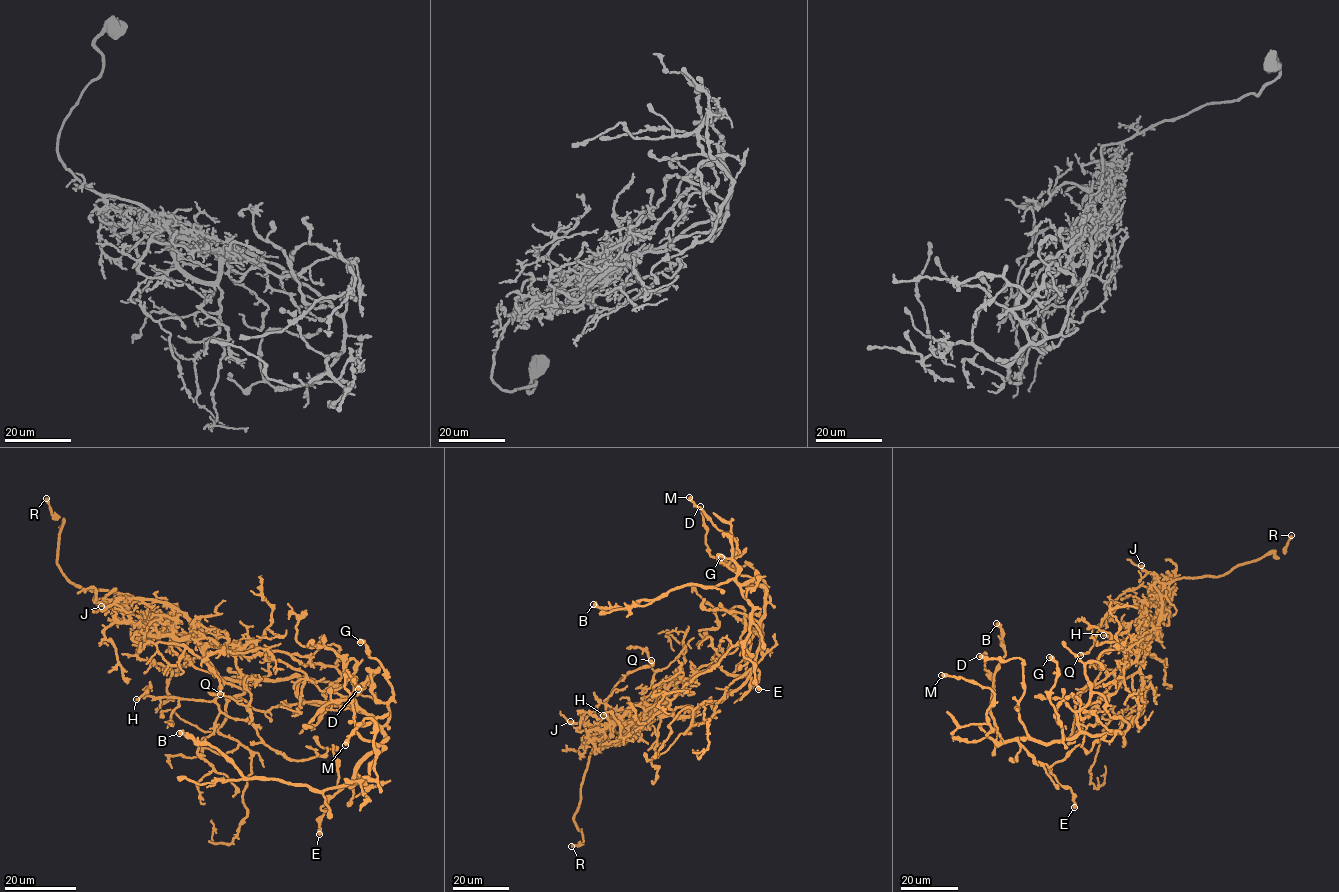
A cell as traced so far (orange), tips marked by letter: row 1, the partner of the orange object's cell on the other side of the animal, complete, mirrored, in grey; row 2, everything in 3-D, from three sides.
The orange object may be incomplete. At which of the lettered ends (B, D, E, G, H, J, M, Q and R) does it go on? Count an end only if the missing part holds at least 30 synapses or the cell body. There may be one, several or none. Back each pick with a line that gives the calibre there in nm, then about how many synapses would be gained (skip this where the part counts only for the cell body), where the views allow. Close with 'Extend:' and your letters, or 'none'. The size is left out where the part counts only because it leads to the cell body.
R: calibre 400 nm
Extend: R

